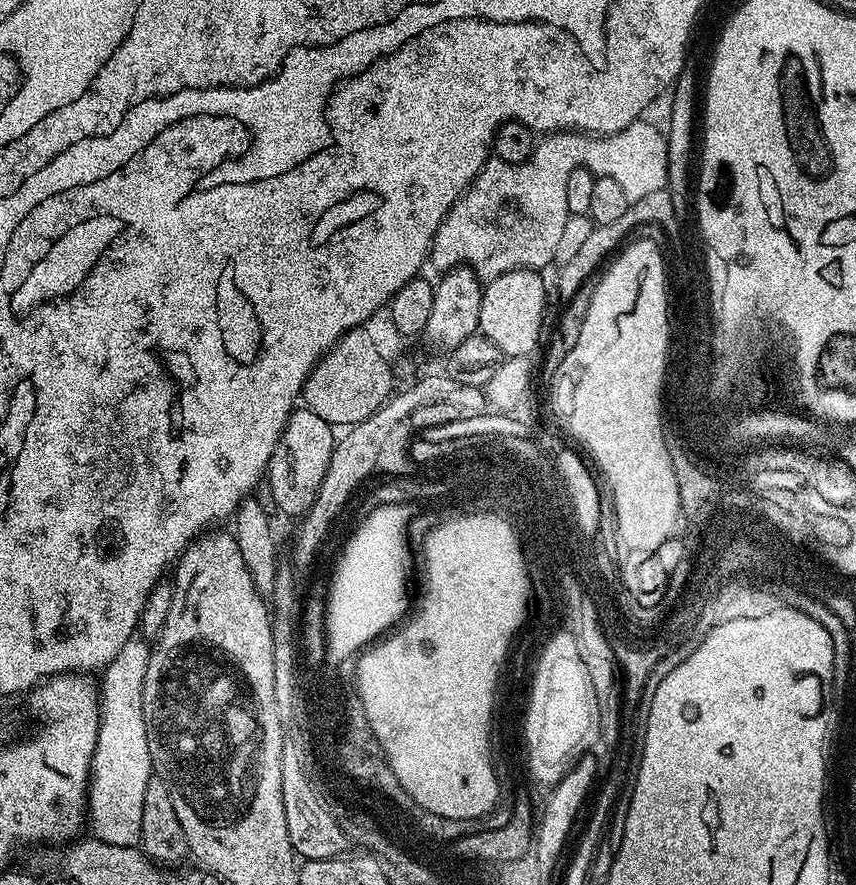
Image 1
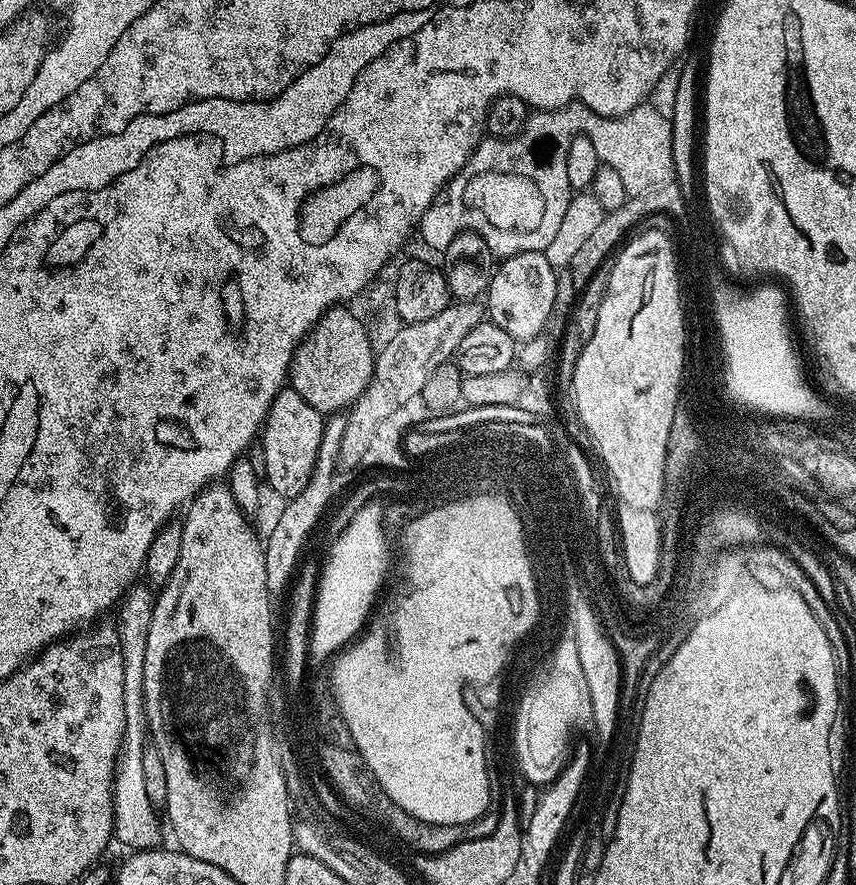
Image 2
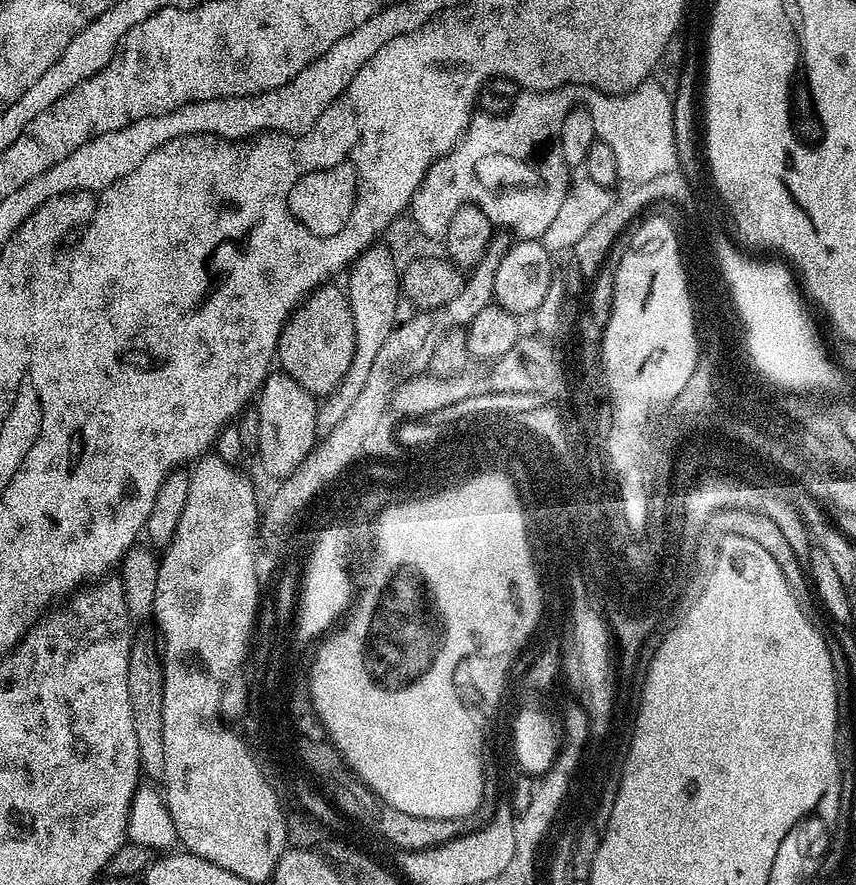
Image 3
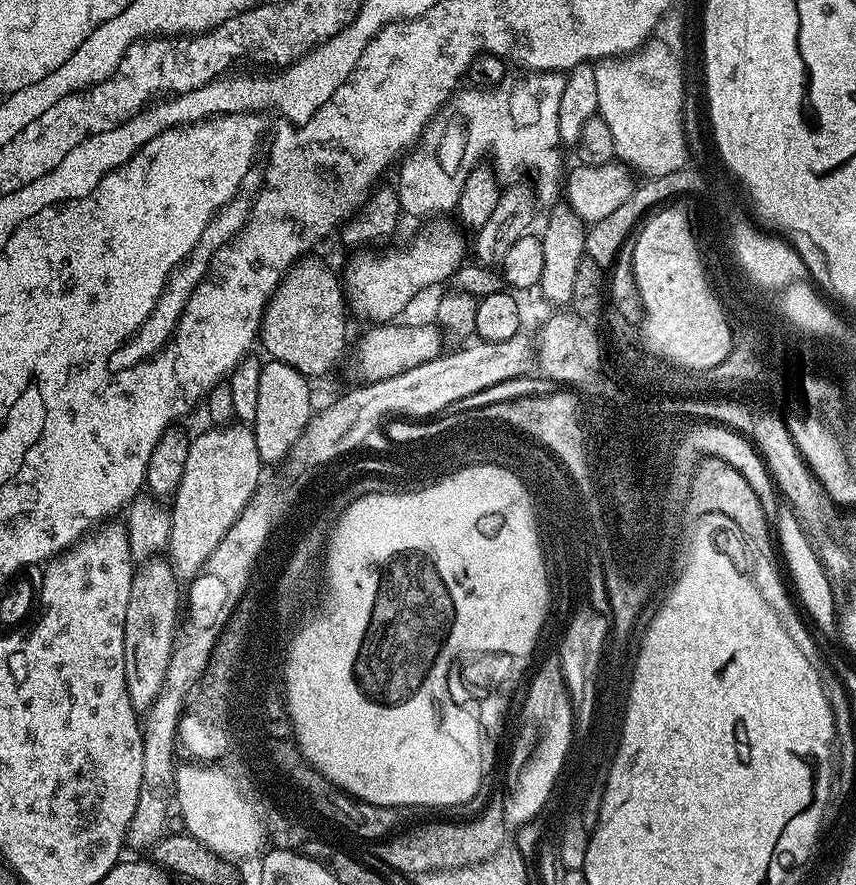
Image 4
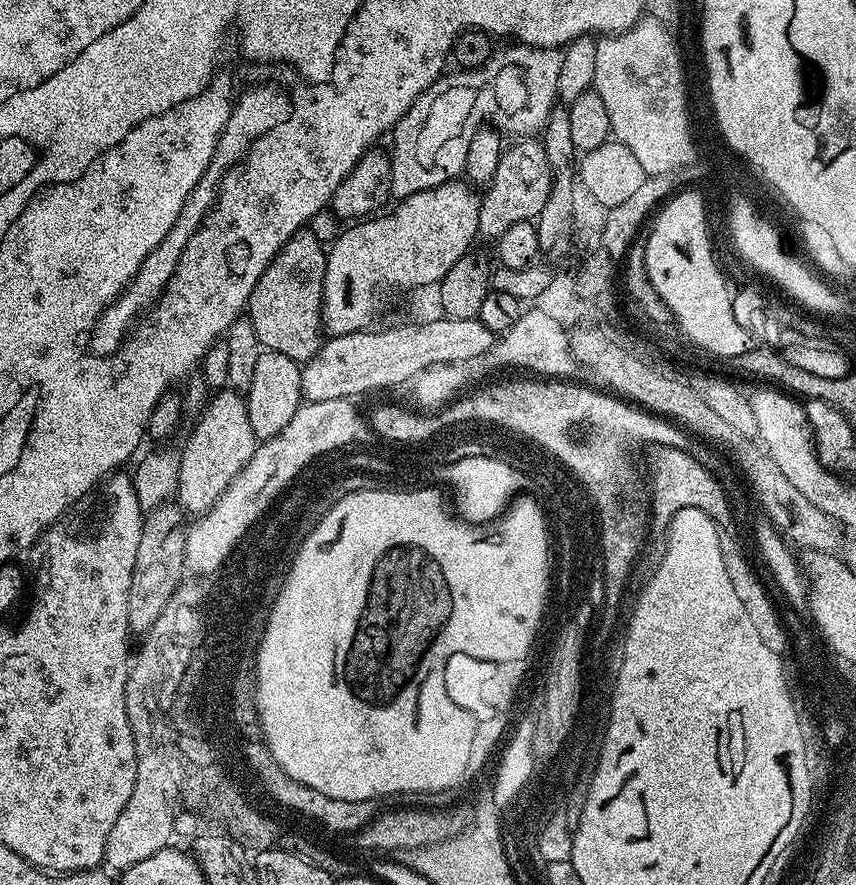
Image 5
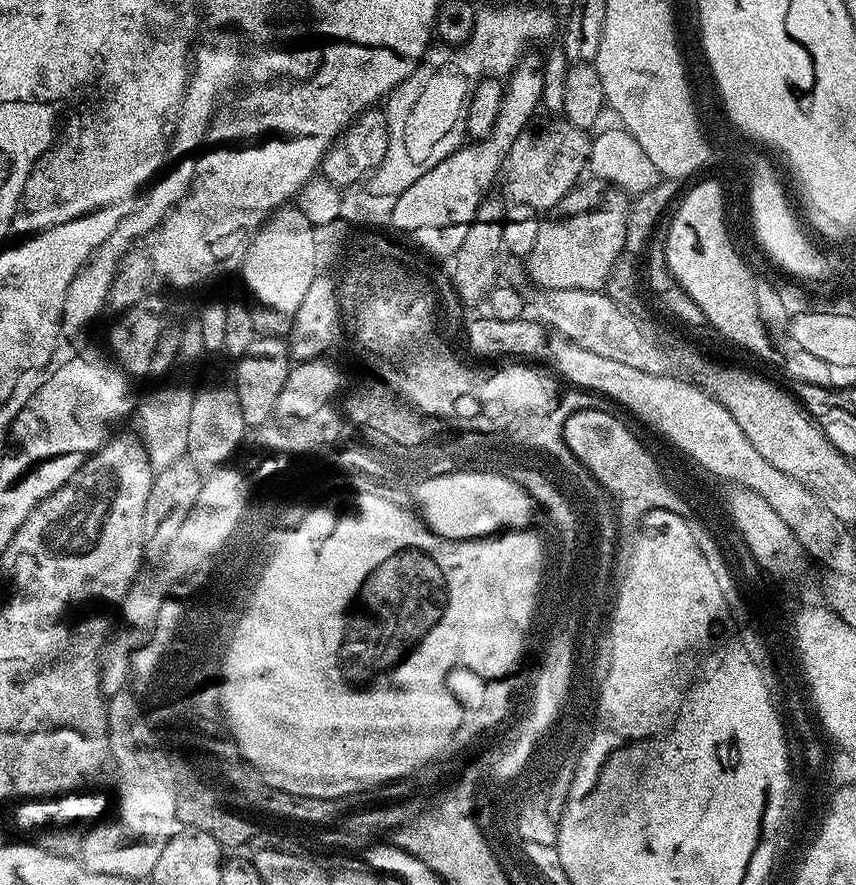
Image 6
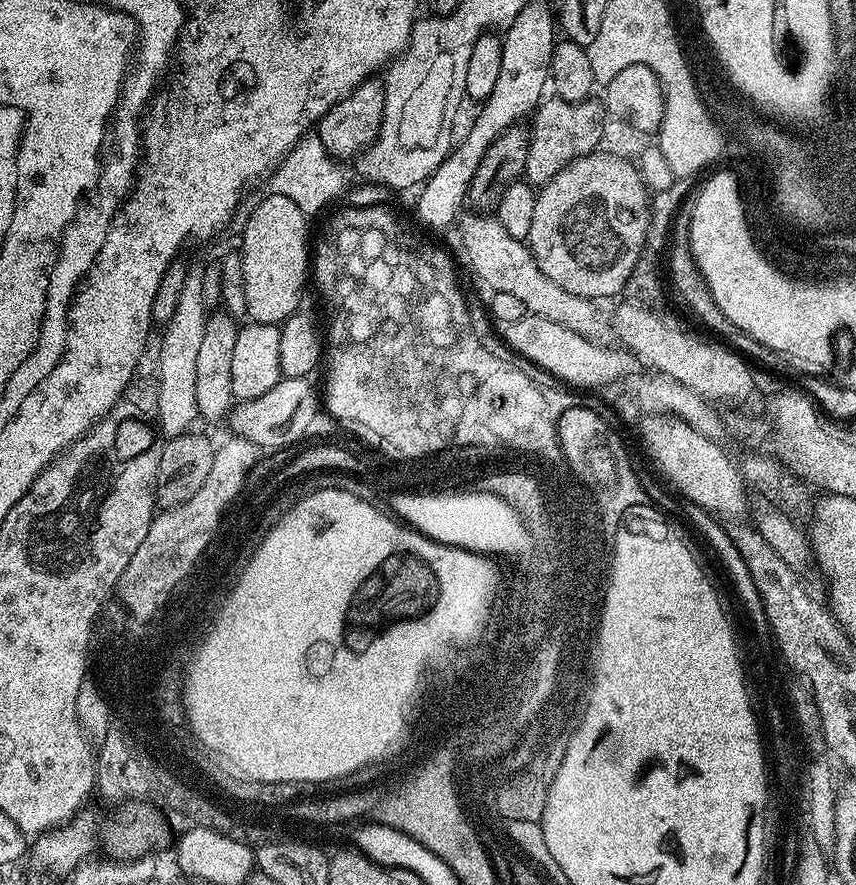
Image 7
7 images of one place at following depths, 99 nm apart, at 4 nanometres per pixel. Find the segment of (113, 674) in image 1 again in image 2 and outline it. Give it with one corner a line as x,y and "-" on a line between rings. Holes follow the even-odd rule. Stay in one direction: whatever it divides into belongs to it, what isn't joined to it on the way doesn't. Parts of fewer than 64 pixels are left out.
137,582
124,594
118,605
120,620
120,645
124,659
124,742
116,765
112,785
114,802
114,836
128,850
151,850
161,843
160,820
156,817
157,805
146,798
146,786
142,779
142,754
146,747
146,721
142,715
144,706
144,659
146,658
146,634
150,634
150,618
154,618
154,592
147,583

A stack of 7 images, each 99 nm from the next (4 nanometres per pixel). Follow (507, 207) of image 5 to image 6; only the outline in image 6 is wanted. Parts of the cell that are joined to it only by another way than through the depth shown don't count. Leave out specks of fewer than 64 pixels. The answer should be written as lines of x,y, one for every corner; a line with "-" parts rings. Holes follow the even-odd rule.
563,118
550,120
552,121
545,128
533,127
525,130
516,139
514,146
510,146
510,154
504,159
503,195
513,204
530,206
537,210
551,210
567,192
577,187
581,179
579,176
583,172
585,174
589,167
593,137
585,129
575,128

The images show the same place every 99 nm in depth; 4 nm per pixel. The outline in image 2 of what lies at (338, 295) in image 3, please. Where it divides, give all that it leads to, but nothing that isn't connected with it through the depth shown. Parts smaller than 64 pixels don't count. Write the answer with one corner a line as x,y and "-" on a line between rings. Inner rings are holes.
348,306
329,308
308,331
296,347
290,369
290,387
314,410
322,414
340,414
368,388
376,365
374,349
368,337
368,325
348,309

